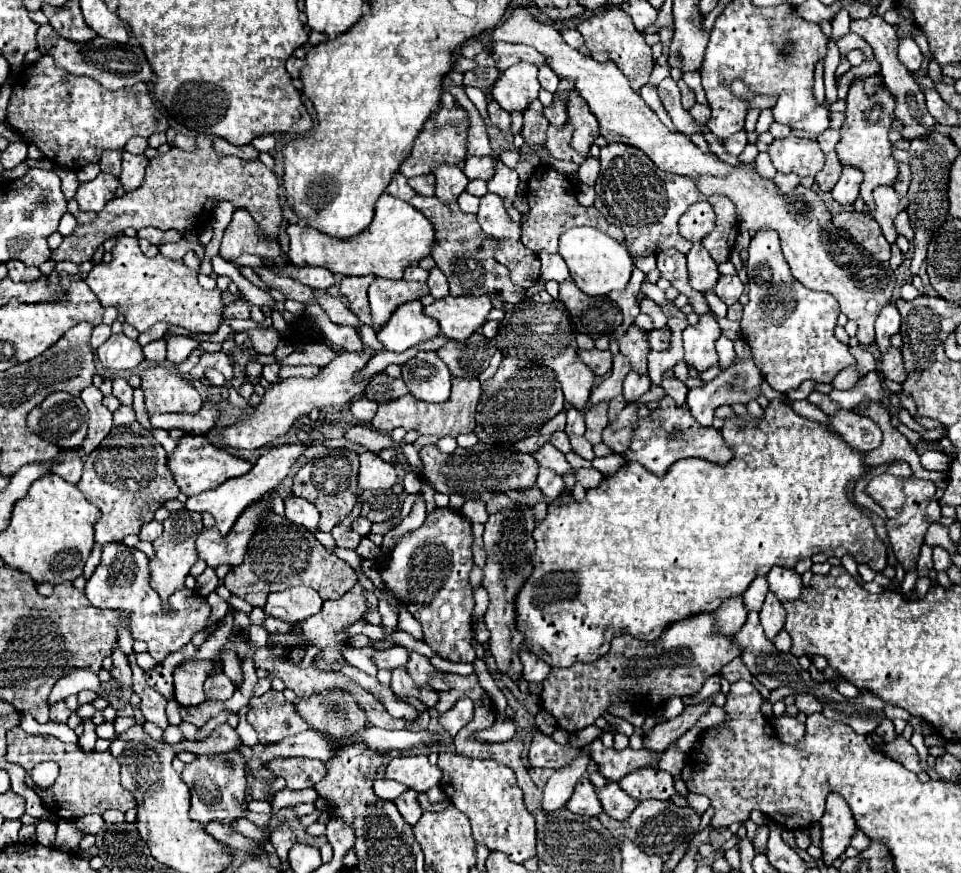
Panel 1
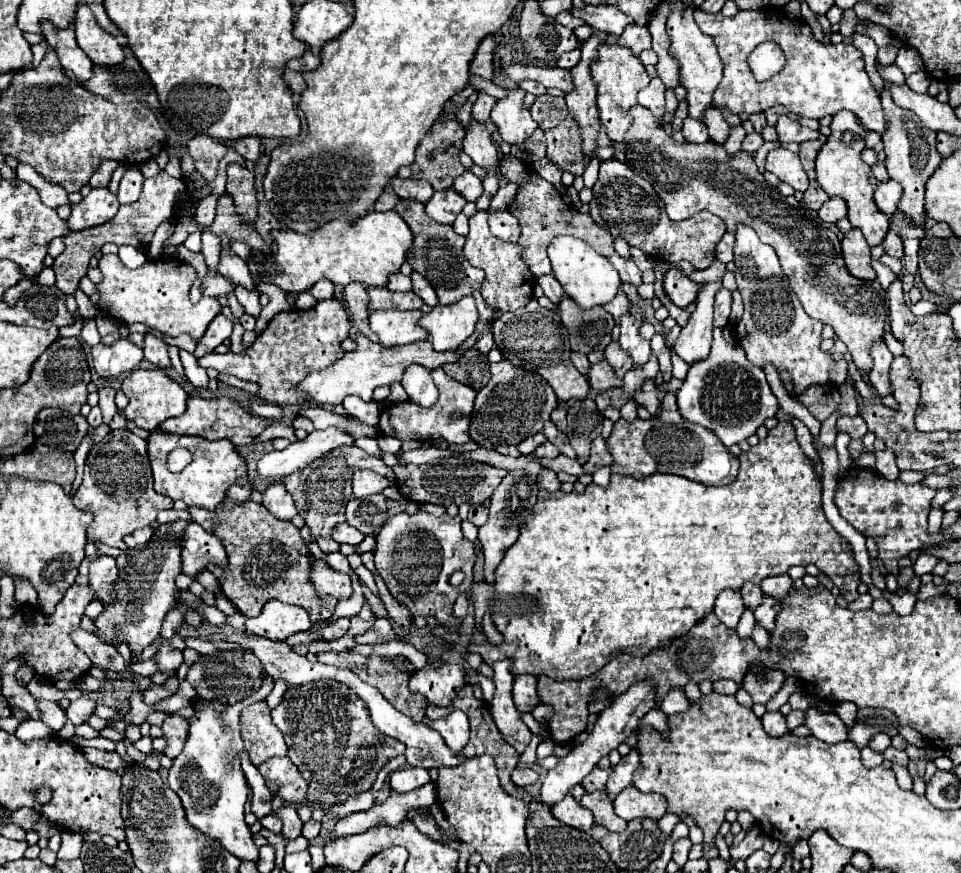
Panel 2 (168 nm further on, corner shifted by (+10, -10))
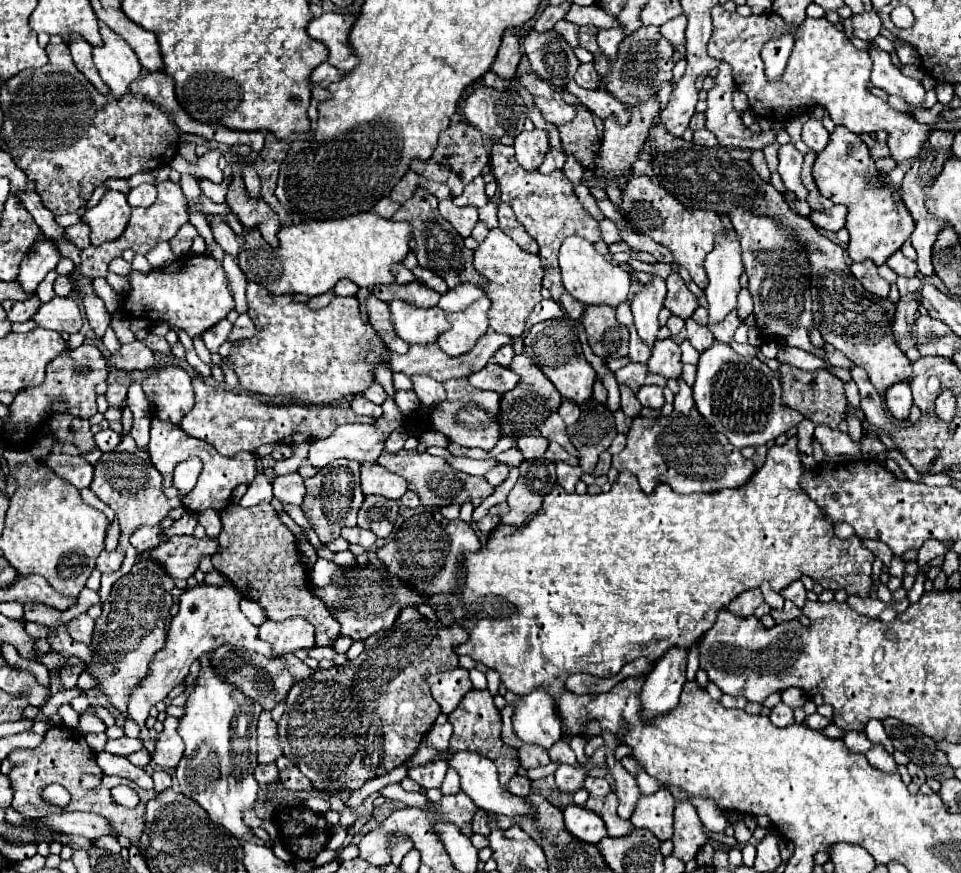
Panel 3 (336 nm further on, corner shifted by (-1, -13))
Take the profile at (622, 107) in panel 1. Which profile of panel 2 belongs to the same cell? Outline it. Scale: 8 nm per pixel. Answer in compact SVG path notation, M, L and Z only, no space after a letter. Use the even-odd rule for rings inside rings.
M639 105L631 109L631 117L633 117L633 125L629 127L629 131L625 135L625 141L613 145L615 157L619 161L627 163L631 167L631 171L635 171L639 177L647 179L653 185L655 193L665 203L665 211L667 211L669 219L671 221L683 221L683 219L689 219L691 215L695 215L699 211L711 211L725 221L727 231L731 231L731 233L735 231L737 223L753 227L759 233L759 239L763 243L771 245L777 251L781 267L783 267L785 275L789 277L791 289L797 293L797 297L803 303L803 309L807 311L807 315L821 321L823 325L833 327L837 339L841 339L847 345L847 351L851 353L857 369L861 373L869 373L871 371L871 343L875 339L883 339L883 333L885 333L887 293L879 285L877 279L875 281L861 281L861 279L855 279L847 273L845 263L843 263L843 255L841 255L841 241L831 229L827 229L819 221L817 213L813 209L807 209L793 195L783 197L777 191L777 187L771 187L763 179L763 175L759 173L753 157L747 155L745 151L729 155L723 149L723 145L717 145L713 141L707 141L703 145L675 143L665 133L661 123L657 123L653 119L651 111L639 107Z

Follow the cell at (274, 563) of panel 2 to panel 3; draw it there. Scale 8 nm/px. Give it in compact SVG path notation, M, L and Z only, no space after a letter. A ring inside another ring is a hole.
M260 502L252 508L230 504L220 512L220 520L222 532L218 536L218 542L222 546L222 552L214 554L214 568L224 574L244 598L258 602L270 620L286 620L292 616L308 618L308 622L312 622L316 628L316 644L330 646L332 638L340 634L340 622L326 612L326 606L318 596L314 598L296 538L288 526L282 524L278 512L268 502Z

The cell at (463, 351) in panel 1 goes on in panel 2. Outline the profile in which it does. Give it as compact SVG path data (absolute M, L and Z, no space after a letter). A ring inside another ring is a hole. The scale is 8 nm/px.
M475 347L469 349L457 363L443 365L443 371L449 377L473 387L475 391L483 389L489 383L489 377L491 377L487 357L483 353L479 353Z

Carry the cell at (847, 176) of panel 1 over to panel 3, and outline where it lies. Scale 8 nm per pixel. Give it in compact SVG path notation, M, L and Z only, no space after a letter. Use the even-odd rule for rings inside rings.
M836 204L836 206L832 206L830 210L824 210L824 212L812 212L810 220L818 228L838 232L846 224L846 214L848 214L848 208L842 206L842 204Z

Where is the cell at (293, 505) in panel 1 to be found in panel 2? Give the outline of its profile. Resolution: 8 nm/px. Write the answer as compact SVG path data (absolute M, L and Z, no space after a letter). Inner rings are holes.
M281 481L269 485L265 491L263 491L263 505L279 519L283 521L289 521L291 517L297 515L297 509L295 509L295 503L291 499L291 493L287 493L285 485Z

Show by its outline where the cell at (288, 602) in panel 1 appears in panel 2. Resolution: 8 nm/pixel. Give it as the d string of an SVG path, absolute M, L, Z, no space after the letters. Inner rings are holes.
M275 599L263 607L261 615L247 619L247 623L245 623L249 633L267 637L271 641L285 641L289 635L307 631L311 625L313 623L305 609L287 605L287 603L281 603Z

